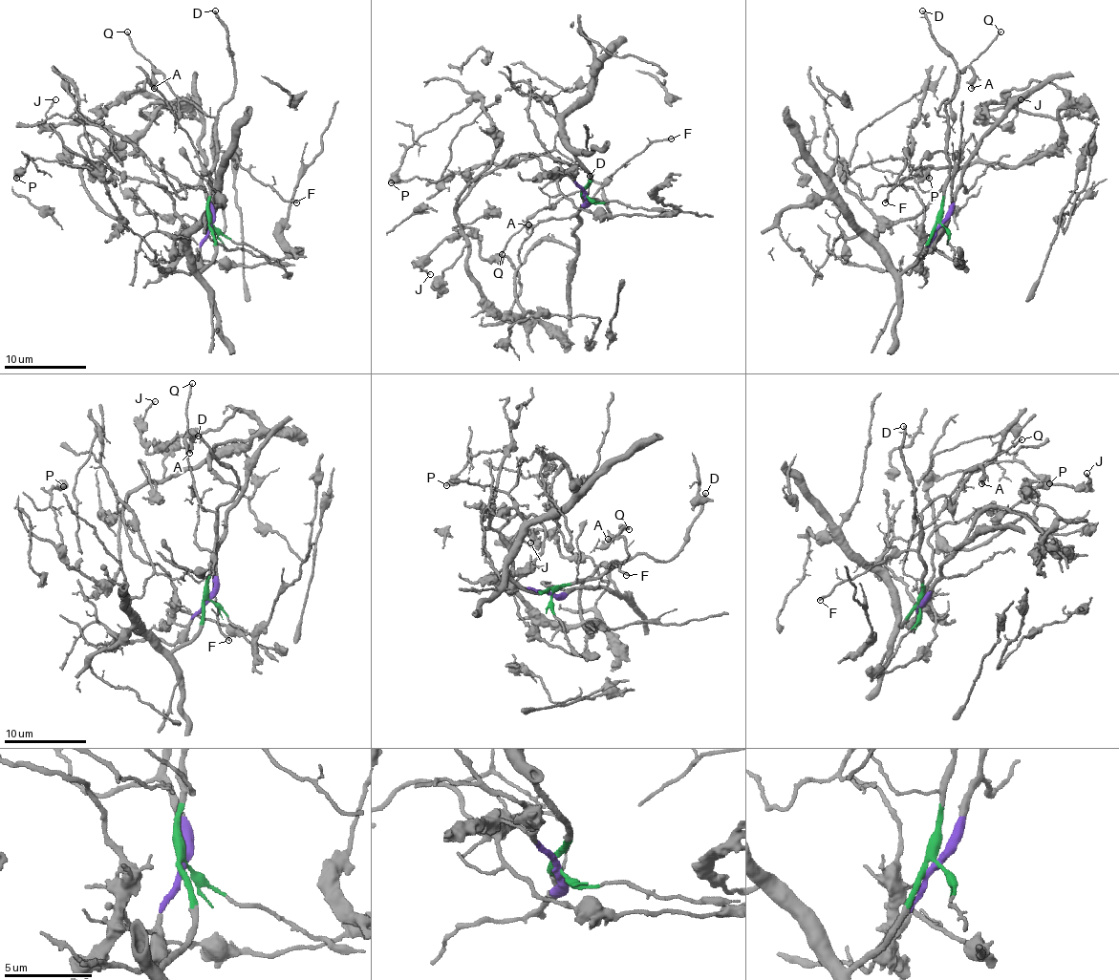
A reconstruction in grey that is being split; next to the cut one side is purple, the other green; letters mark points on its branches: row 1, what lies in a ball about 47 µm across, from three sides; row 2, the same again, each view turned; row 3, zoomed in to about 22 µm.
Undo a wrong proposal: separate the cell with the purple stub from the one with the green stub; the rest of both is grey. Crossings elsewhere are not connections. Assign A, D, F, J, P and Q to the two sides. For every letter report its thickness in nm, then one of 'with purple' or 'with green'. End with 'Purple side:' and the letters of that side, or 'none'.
A: 480 nm thick; with green
D: 240 nm thick; with green
F: 240 nm thick; with green
J: 130 nm thick; with purple
P: 500 nm thick; with purple
Q: 160 nm thick; with green
Purple side: J, P

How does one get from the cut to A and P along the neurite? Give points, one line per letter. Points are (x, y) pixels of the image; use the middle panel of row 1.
A: (585, 194), (585, 202), (589, 202), (579, 191), (572, 191), (540, 210), (527, 224)
P: (585, 194), (517, 155), (456, 208), (495, 150), (495, 121), (478, 99), (427, 130), (390, 183)

